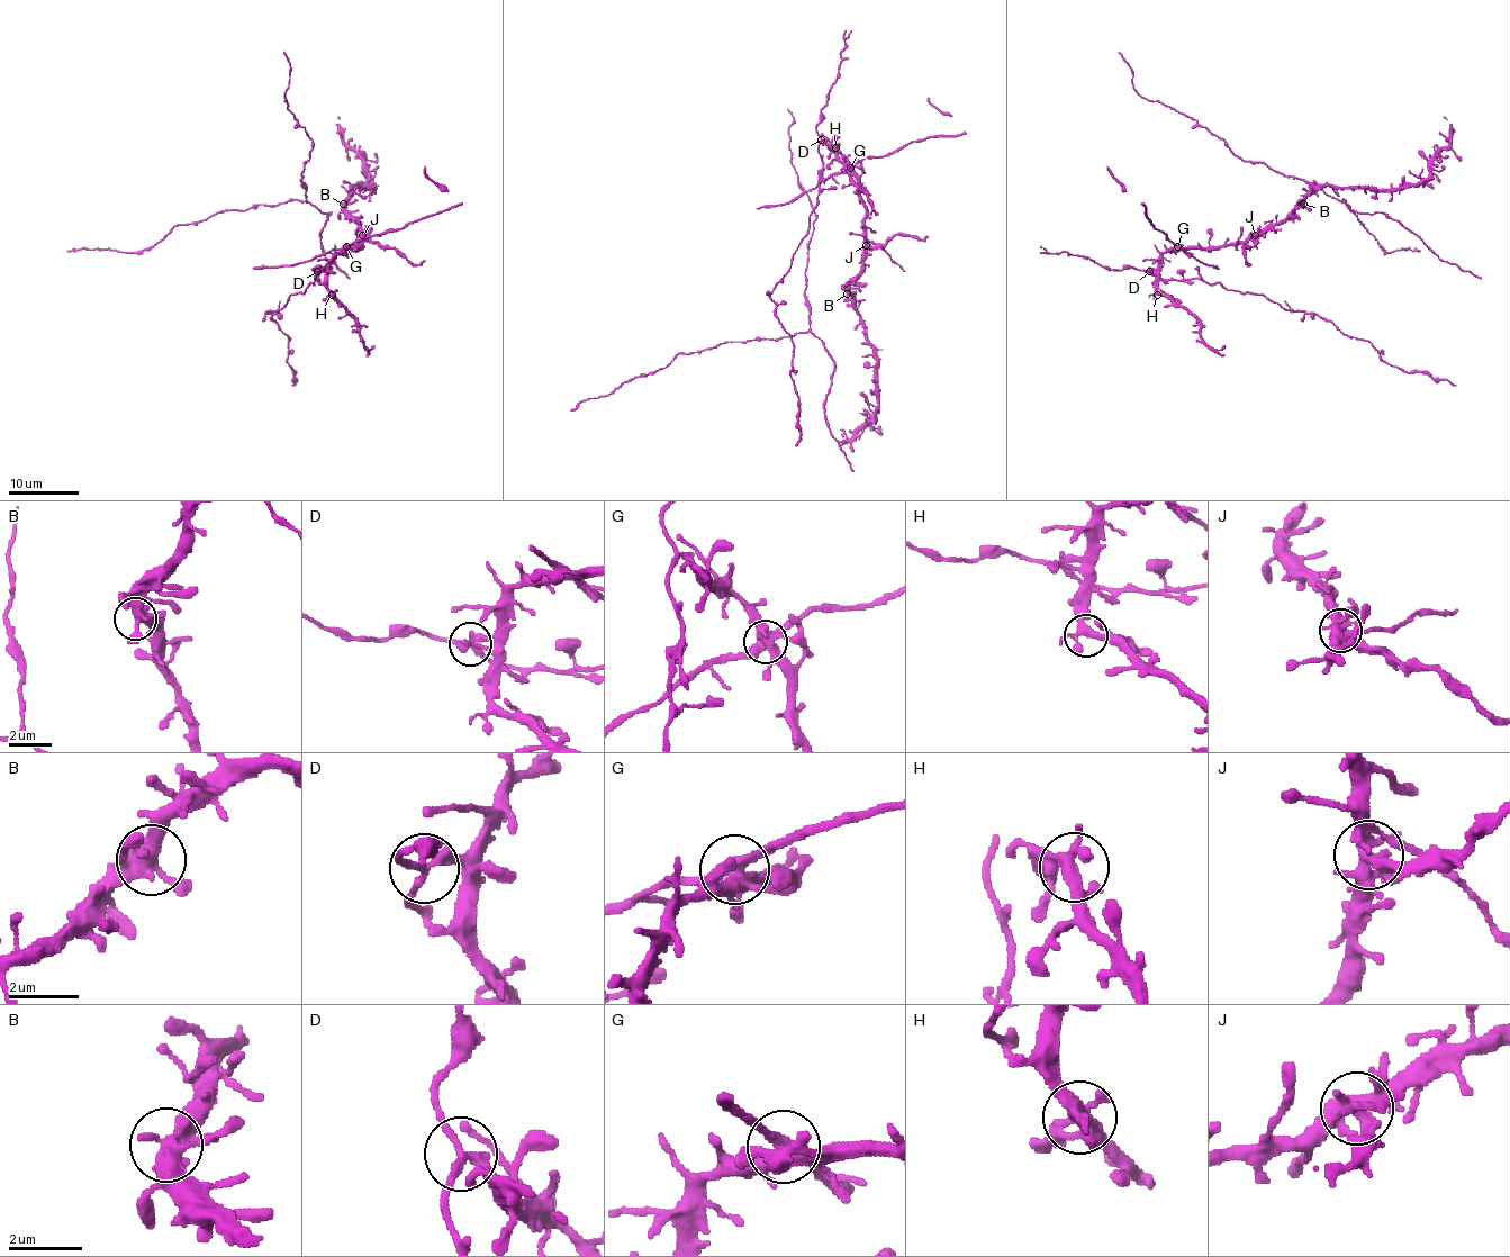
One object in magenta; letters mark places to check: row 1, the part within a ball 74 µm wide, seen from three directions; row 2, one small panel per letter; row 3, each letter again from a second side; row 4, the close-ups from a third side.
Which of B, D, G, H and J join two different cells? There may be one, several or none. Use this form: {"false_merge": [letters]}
{"false_merge": ["D", "G", "J"]}

